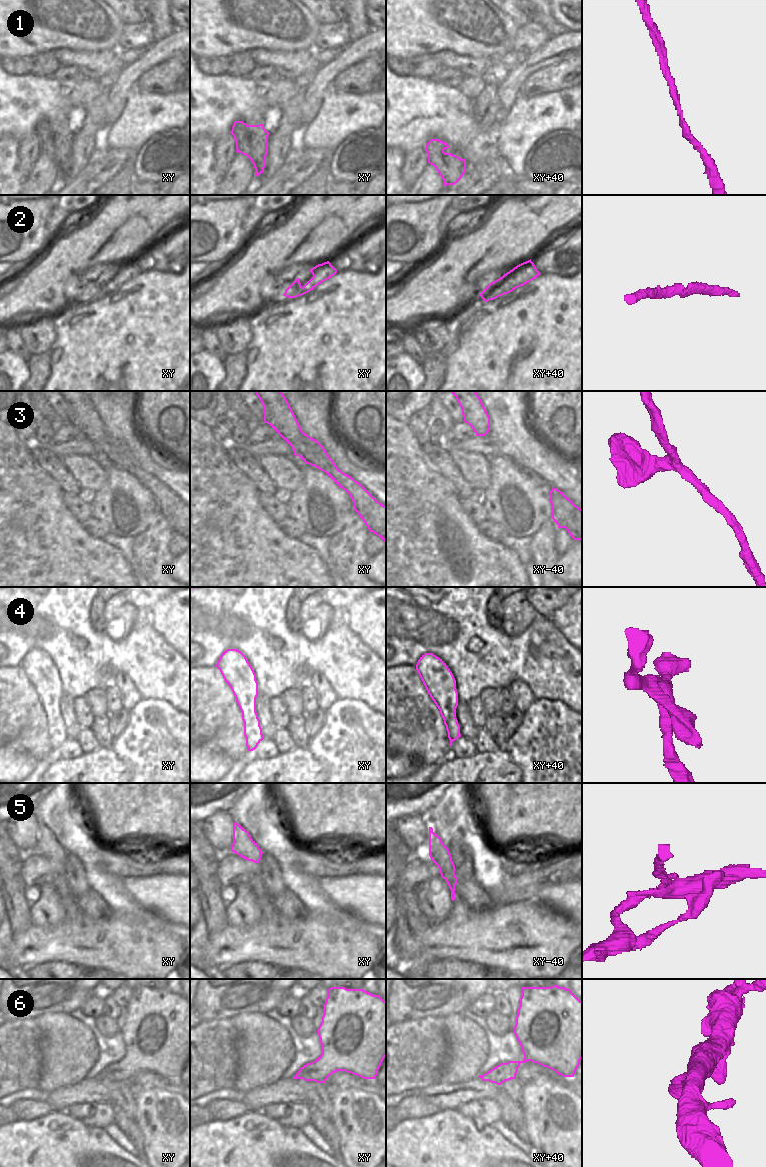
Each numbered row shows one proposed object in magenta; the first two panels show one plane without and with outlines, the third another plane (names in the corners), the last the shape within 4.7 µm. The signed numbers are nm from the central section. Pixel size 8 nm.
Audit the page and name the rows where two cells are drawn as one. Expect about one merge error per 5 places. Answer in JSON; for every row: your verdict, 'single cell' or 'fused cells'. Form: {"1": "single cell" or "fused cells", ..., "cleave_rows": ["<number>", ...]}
{"1": "single cell", "2": "single cell", "3": "single cell", "4": "single cell", "5": "fused cells", "6": "single cell", "cleave_rows": ["5"]}

